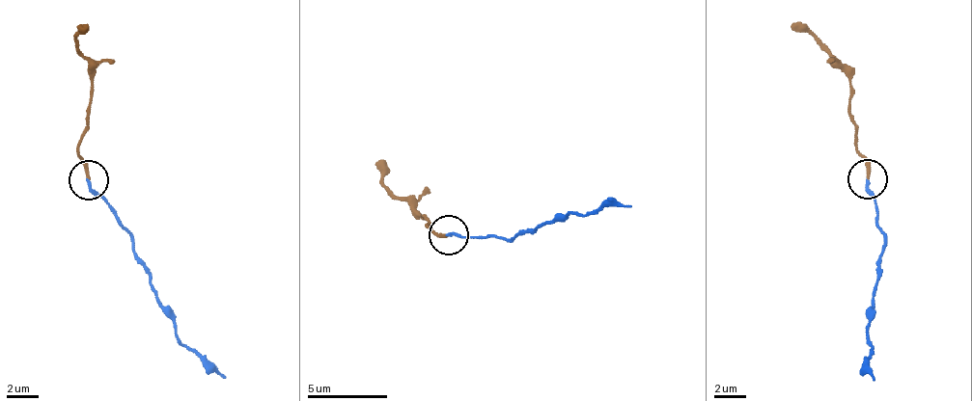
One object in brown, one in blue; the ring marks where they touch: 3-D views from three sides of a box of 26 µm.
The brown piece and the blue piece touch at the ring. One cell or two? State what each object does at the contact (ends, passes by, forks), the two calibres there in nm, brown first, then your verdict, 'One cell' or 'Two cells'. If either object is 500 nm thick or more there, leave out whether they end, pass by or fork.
At the ring brown ends. At the ring blue ends. Thickness 200 nm (brown) against 190 nm. Two cells

